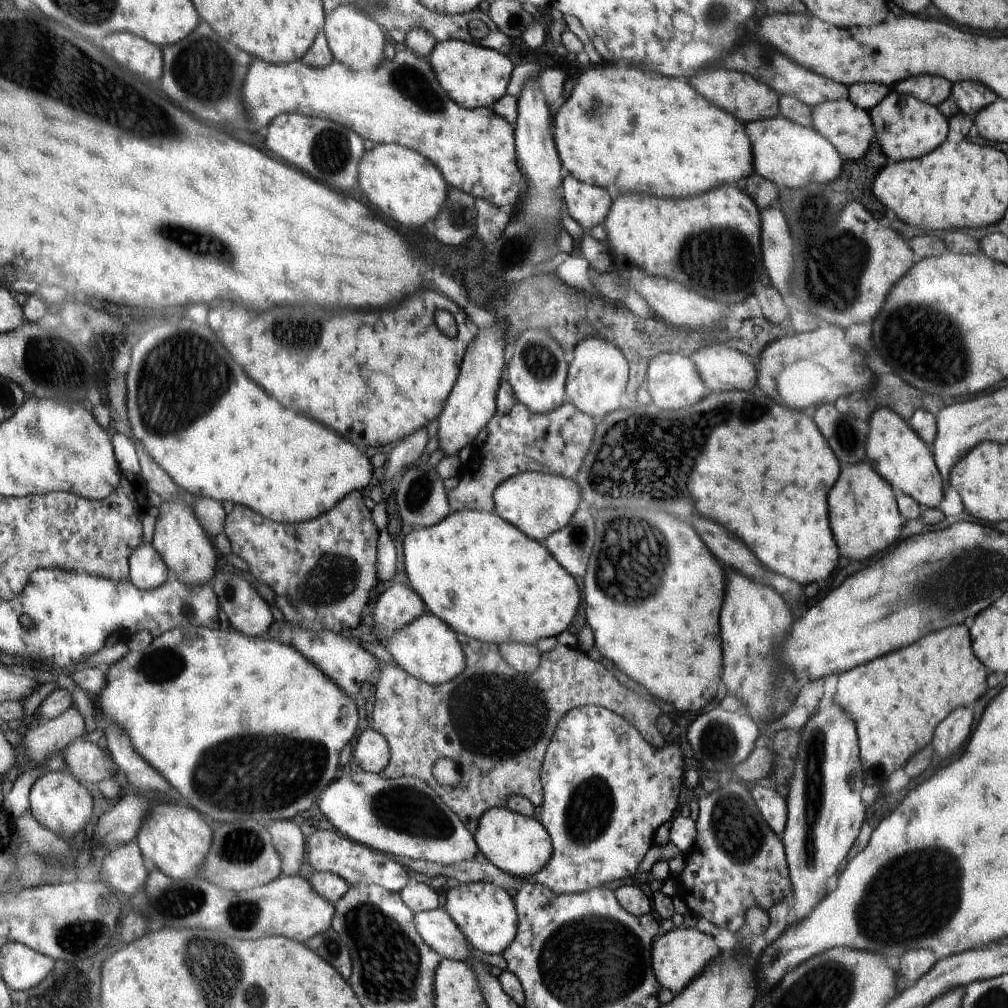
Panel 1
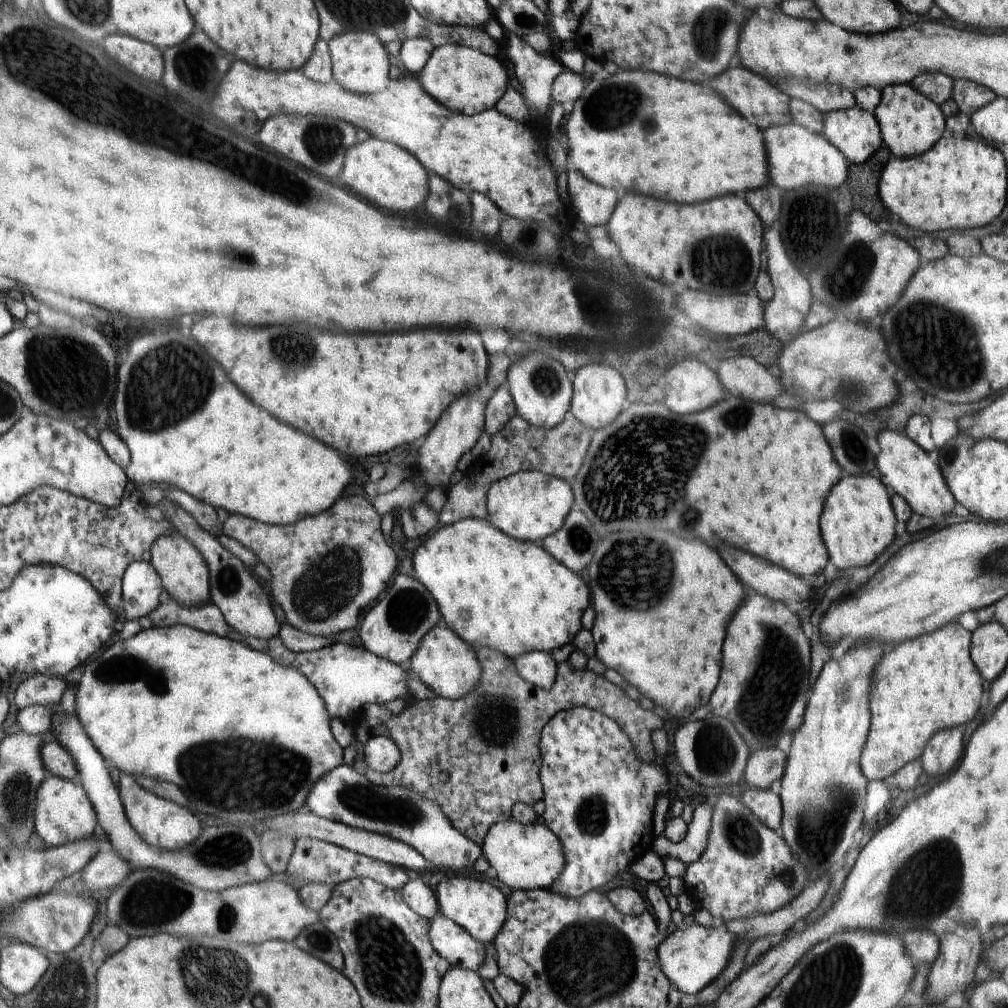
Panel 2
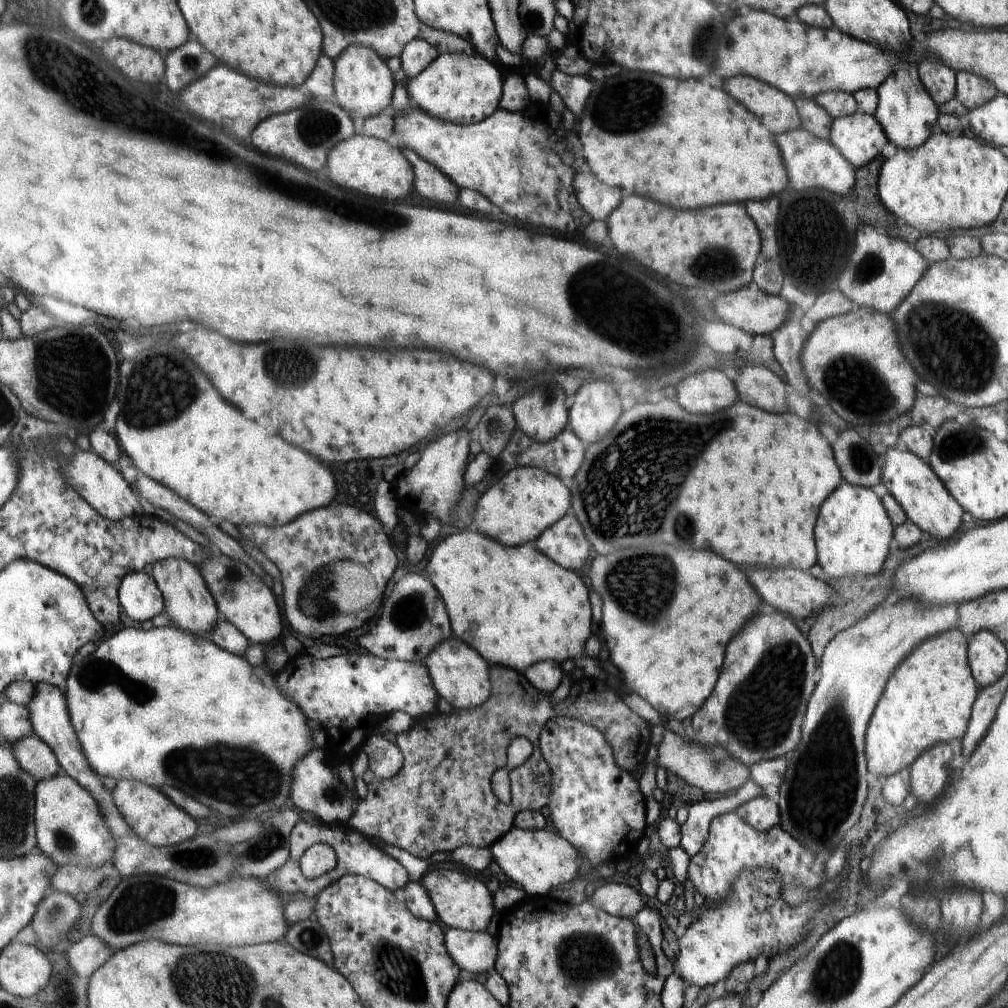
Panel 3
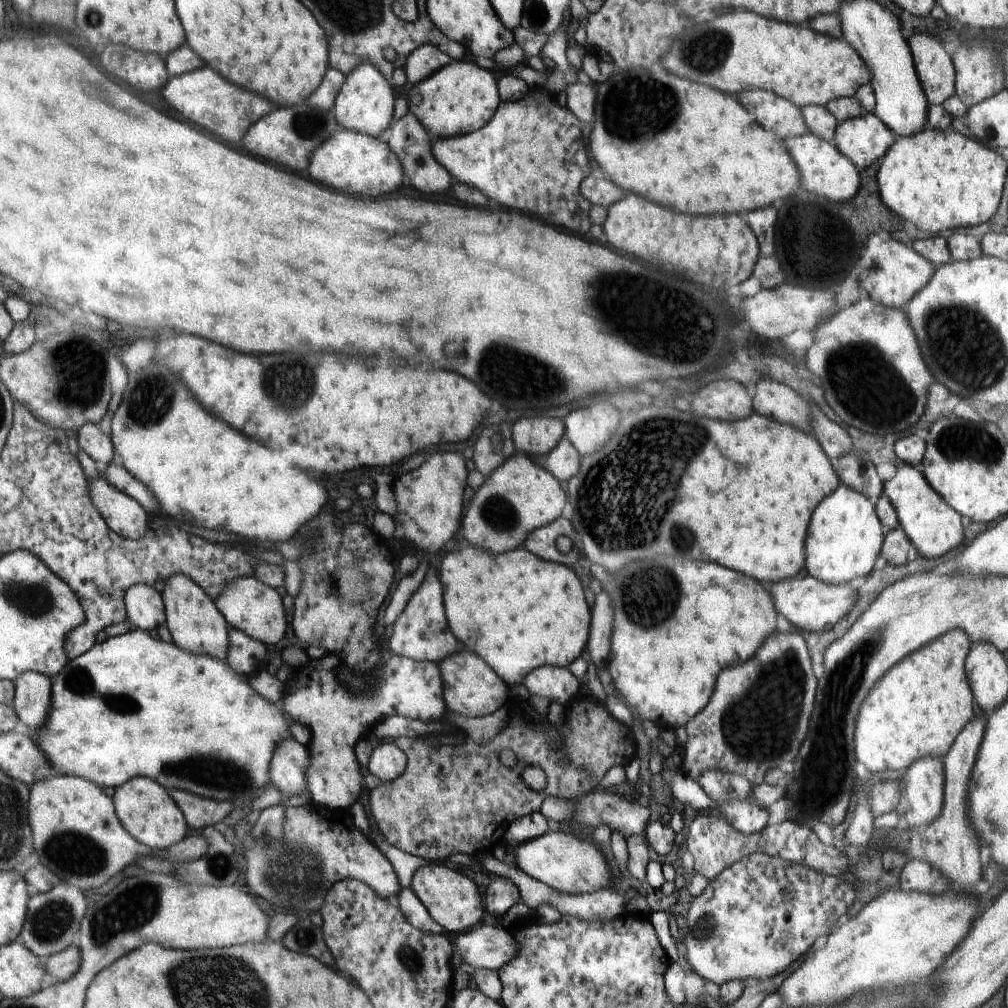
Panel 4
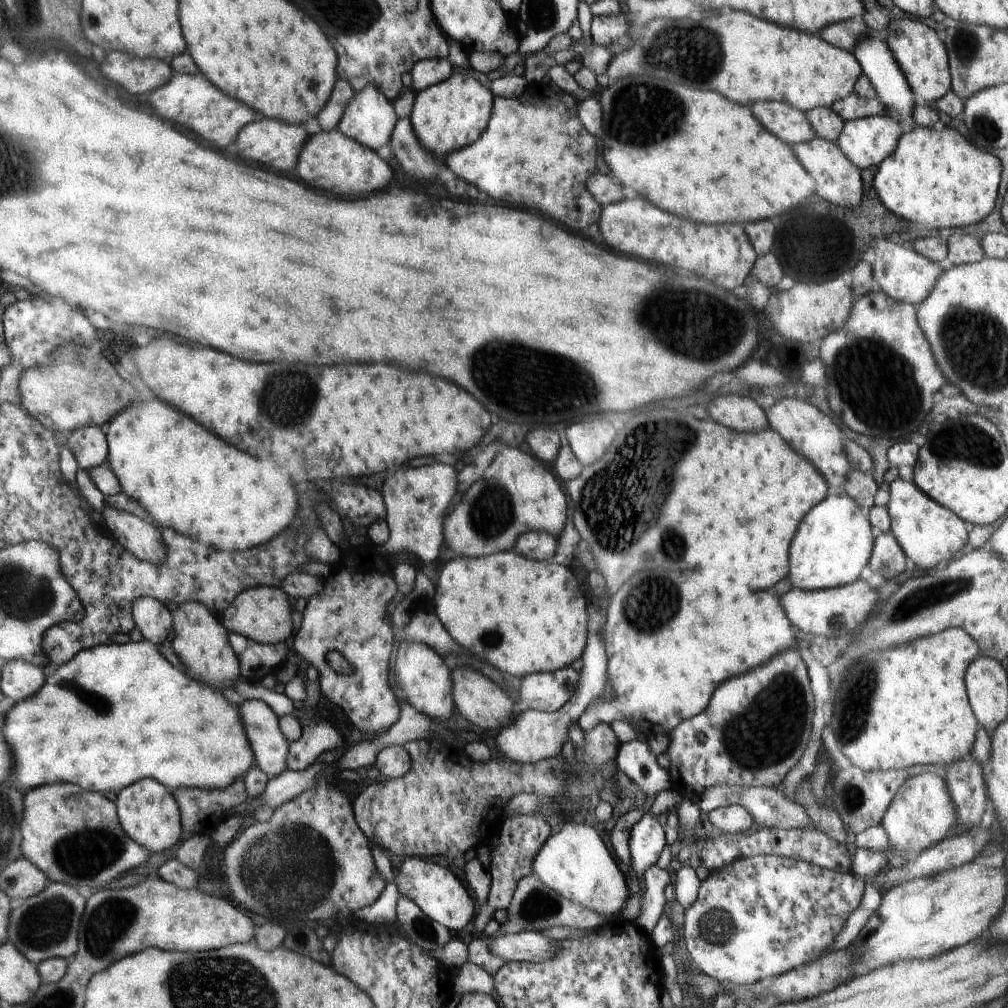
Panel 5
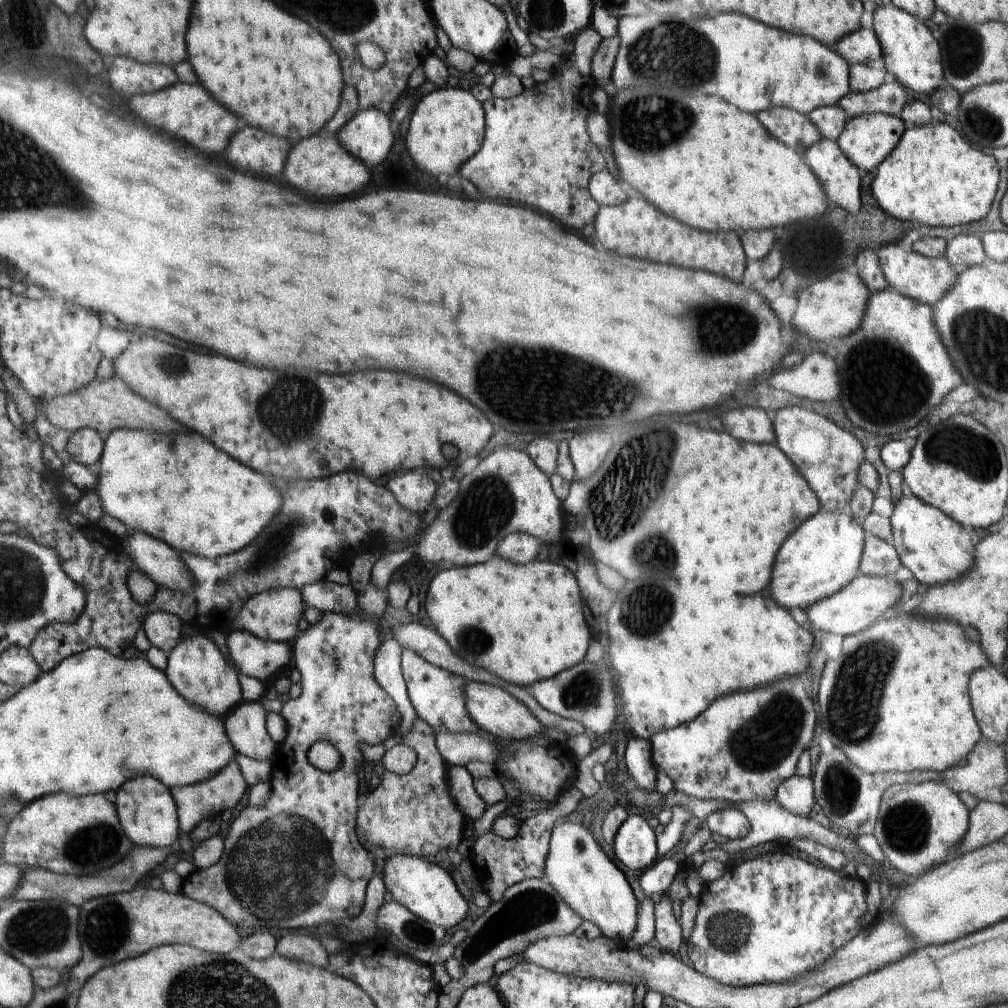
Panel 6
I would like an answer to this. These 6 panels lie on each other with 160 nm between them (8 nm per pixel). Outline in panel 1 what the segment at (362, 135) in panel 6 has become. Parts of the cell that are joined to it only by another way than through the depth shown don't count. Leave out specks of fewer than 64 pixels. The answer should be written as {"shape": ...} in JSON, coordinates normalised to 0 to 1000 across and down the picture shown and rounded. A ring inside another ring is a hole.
{"shape":[[[337,4],[333,6],[333,9],[327,10],[320,34],[324,36],[324,42],[328,46],[332,61],[343,63],[349,69],[357,69],[357,71],[365,67],[371,69],[377,62],[381,61],[383,38],[372,20],[356,7]]]}

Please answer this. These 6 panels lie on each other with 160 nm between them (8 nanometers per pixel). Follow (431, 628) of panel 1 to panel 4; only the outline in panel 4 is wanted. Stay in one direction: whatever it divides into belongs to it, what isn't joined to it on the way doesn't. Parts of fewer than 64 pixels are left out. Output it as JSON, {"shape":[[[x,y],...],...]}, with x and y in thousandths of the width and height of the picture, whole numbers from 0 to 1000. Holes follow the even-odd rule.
{"shape":[[[464,644],[448,647],[437,657],[440,677],[440,693],[443,694],[444,707],[464,711],[482,711],[499,701],[504,688],[503,679],[487,665],[475,650]]]}

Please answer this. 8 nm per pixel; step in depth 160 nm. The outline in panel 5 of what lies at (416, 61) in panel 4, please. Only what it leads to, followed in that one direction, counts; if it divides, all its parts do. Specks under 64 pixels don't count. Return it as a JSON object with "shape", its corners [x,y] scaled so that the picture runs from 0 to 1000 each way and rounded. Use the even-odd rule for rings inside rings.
{"shape":[[[422,58],[421,60],[415,60],[408,69],[411,80],[410,88],[413,91],[421,89],[442,79],[448,72],[449,65],[444,59]]]}

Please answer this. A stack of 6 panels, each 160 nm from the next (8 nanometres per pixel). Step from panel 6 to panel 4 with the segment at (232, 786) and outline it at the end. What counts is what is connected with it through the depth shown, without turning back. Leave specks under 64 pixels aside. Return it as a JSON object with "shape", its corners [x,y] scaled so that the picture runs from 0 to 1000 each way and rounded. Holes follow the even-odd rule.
{"shape":[[[170,784],[170,791],[178,799],[190,823],[205,821],[220,815],[232,802],[230,796],[202,792],[182,784]]]}

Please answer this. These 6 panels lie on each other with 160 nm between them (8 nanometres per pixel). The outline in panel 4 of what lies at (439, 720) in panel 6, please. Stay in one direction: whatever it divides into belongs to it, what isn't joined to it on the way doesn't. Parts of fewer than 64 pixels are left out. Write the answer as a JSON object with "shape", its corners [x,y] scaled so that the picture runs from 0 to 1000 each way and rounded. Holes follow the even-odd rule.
{"shape":[[[391,650],[385,655],[375,681],[370,686],[353,690],[335,673],[335,663],[312,661],[309,658],[300,665],[300,681],[294,681],[300,685],[280,688],[278,698],[291,716],[304,720],[310,728],[304,739],[310,752],[310,760],[306,764],[306,786],[310,797],[331,804],[343,803],[357,791],[360,770],[353,755],[352,740],[360,733],[362,725],[391,708],[423,718],[435,716],[438,710],[444,709],[441,693],[438,692],[438,667],[429,657],[415,657]]]}

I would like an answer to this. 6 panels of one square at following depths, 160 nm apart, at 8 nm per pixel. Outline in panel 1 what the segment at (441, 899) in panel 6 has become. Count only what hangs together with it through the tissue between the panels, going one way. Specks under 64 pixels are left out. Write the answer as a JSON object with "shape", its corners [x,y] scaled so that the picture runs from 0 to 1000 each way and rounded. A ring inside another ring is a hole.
{"shape":[[[484,875],[456,876],[442,887],[440,903],[448,914],[456,921],[465,937],[478,947],[496,947],[512,933],[514,927],[514,905],[510,899],[510,891],[498,880]]]}

